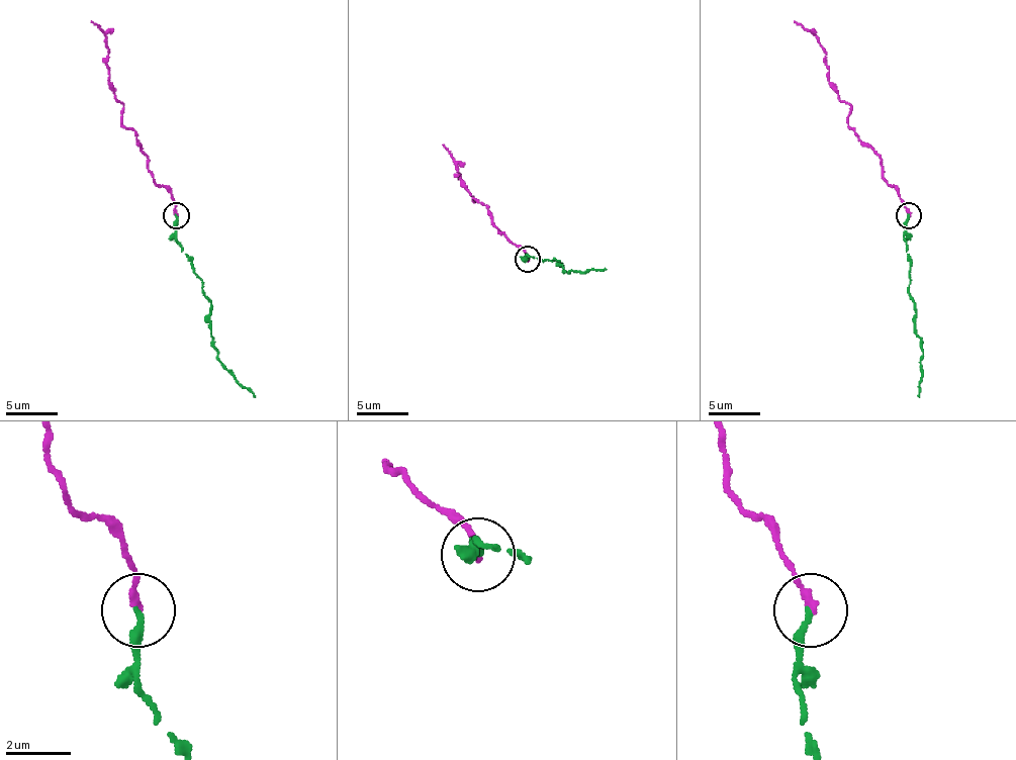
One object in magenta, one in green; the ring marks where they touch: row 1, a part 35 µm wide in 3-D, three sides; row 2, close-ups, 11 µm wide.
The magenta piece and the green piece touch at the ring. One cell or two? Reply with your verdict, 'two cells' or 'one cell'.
one cell

